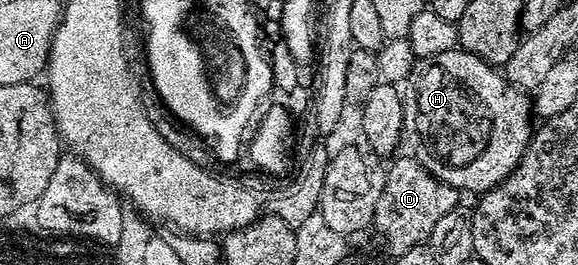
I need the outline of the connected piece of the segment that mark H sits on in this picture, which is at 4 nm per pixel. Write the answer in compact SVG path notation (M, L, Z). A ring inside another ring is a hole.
M457 48L450 52L442 52L438 56L419 59L415 68L412 70L412 75L408 77L402 93L404 95L404 132L410 138L412 134L412 142L416 145L416 150L414 150L415 157L419 158L420 163L437 180L450 184L453 188L461 192L467 192L469 190L472 196L479 196L486 190L493 190L498 183L505 182L514 172L516 165L522 160L529 142L532 141L532 135L534 133L534 125L532 126L532 118L534 119L533 99L525 91L521 90L519 86L512 85L511 81L505 78L503 73L493 63L487 62L485 58L480 58L476 54L471 54L466 49Z

